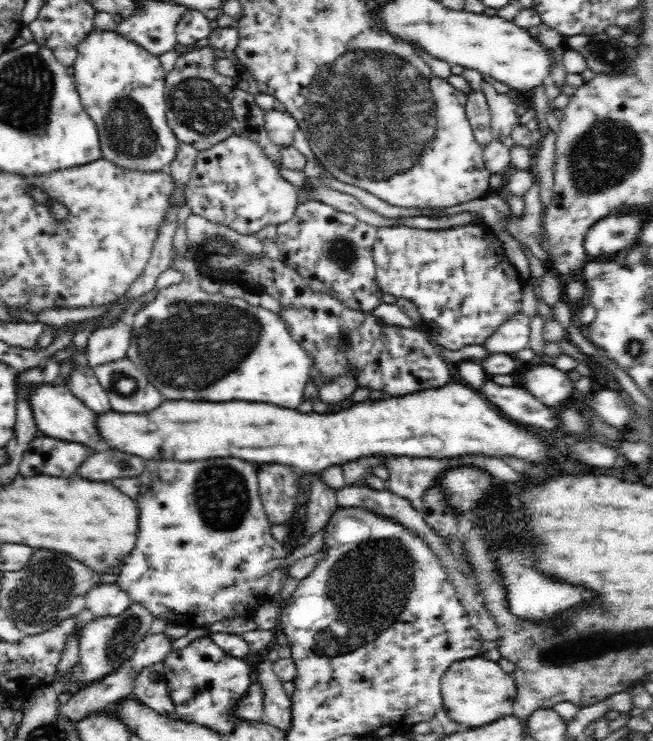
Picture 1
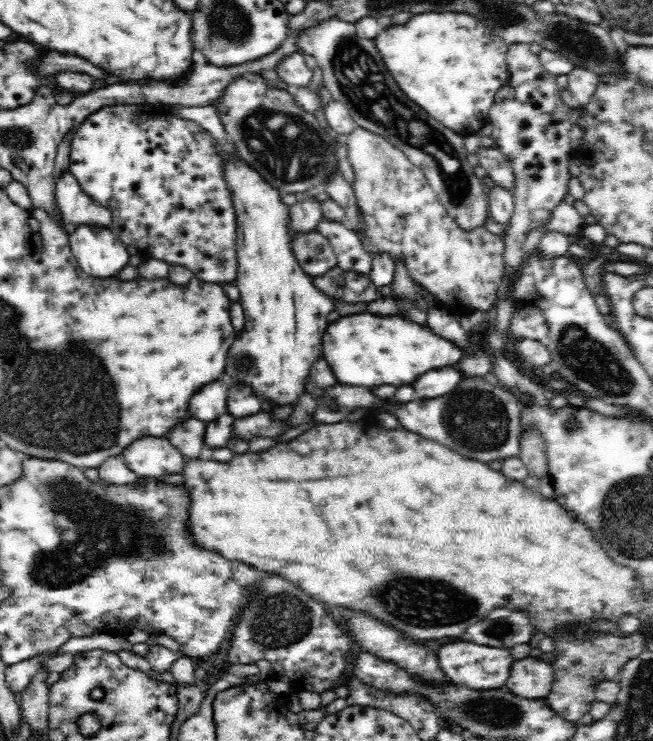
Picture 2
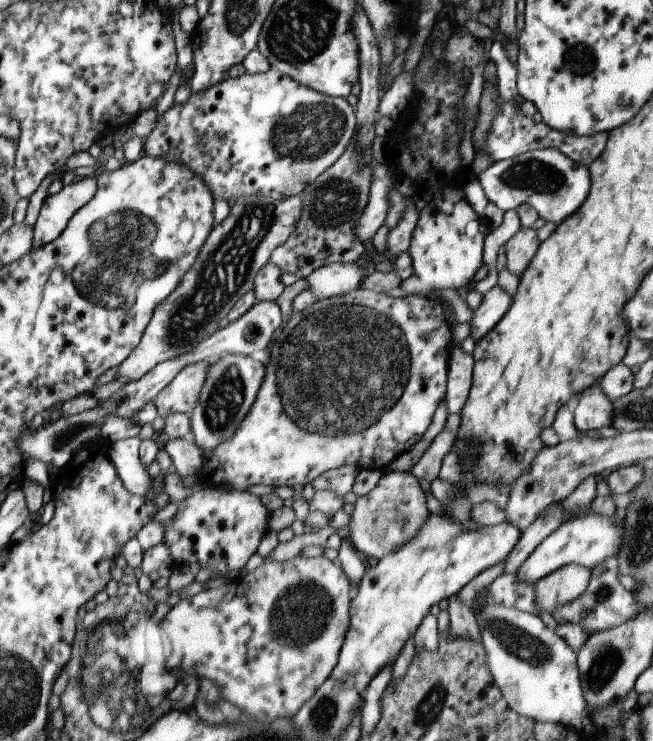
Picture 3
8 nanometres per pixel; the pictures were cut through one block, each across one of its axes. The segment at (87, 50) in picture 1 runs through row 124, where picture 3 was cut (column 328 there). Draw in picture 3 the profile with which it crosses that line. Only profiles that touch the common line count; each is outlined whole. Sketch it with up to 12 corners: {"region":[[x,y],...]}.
{"region":[[269,68],[173,104],[143,154],[213,200],[299,196],[351,144],[347,100]]}

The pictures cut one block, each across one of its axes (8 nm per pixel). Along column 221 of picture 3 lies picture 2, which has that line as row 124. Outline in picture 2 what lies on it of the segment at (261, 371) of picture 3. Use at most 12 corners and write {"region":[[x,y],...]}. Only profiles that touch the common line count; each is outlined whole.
{"region":[[330,16],[296,36],[358,128],[424,172],[460,228],[490,220],[464,136]]}

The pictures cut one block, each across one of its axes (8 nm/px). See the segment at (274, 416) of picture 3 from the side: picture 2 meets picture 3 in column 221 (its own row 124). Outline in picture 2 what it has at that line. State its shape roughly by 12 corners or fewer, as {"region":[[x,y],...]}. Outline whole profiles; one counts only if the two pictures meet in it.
{"region":[[466,12],[374,42],[400,90],[464,138],[490,124],[510,46]]}

